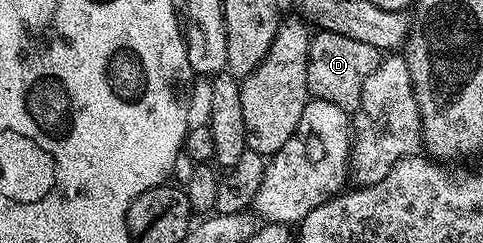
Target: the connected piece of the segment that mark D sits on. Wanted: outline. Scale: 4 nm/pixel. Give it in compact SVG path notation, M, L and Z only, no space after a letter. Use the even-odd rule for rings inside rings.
M316 30L311 35L309 45L309 69L307 70L307 89L314 98L329 101L342 111L354 113L361 101L361 89L365 80L377 69L381 53L365 41L353 41L353 37L341 37L341 33Z

